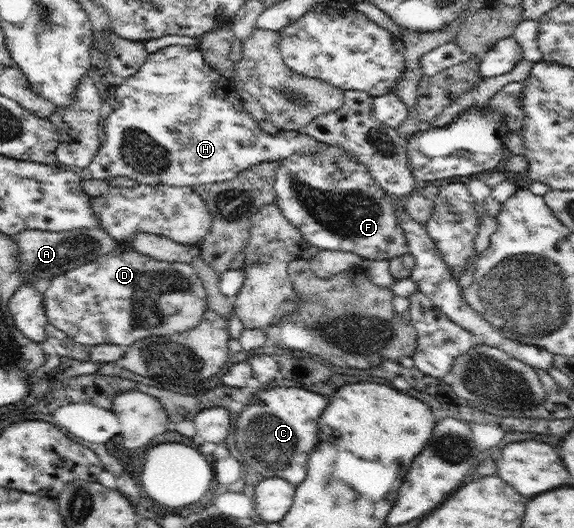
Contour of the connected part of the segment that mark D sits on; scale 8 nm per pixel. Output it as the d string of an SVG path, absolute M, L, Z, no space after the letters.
M120 242L113 251L64 274L52 276L42 296L48 323L67 333L77 343L89 347L111 343L127 349L144 338L191 331L197 327L207 307L203 283L189 263L153 259L135 251L129 242Z

